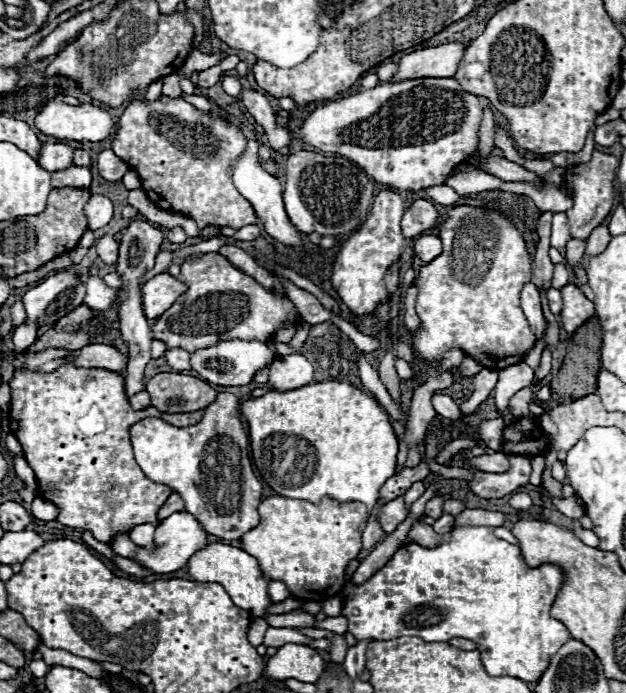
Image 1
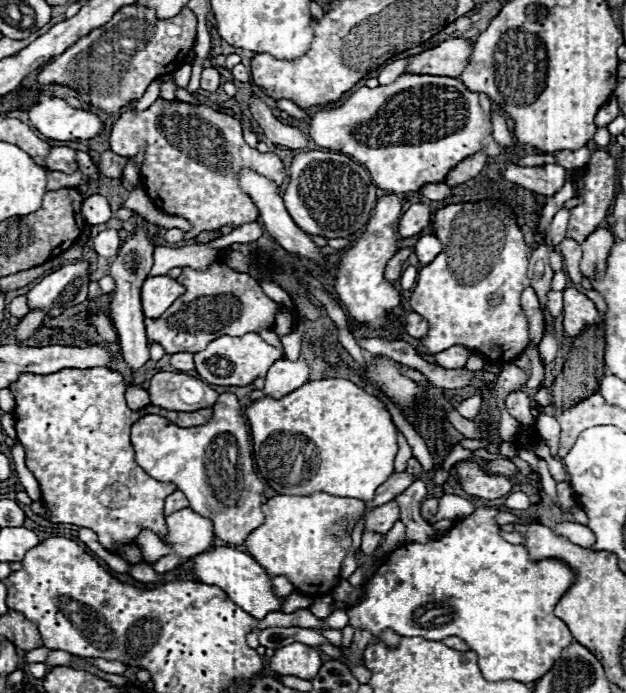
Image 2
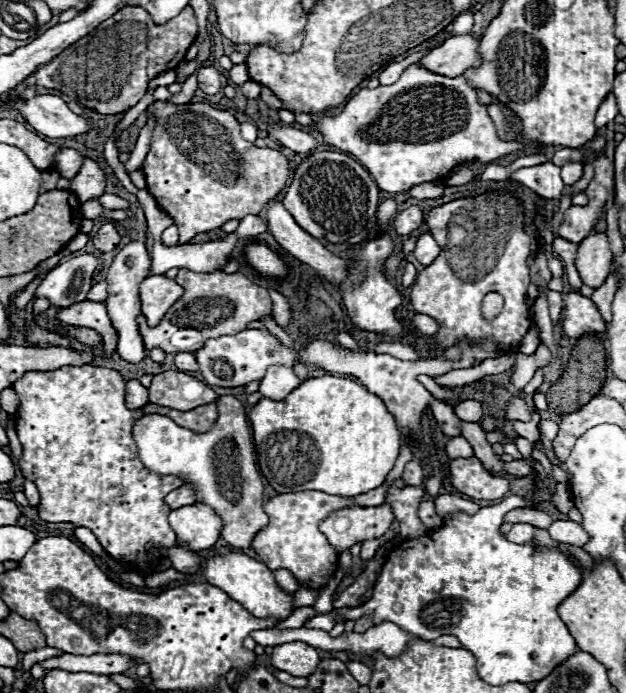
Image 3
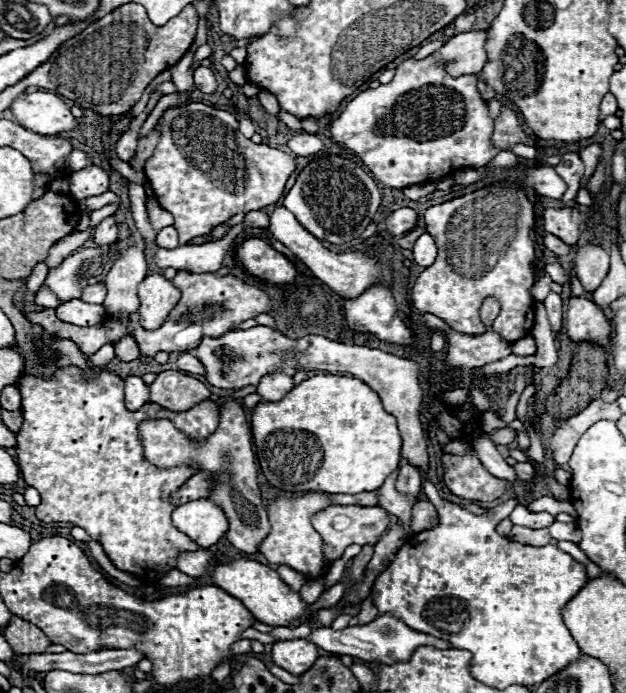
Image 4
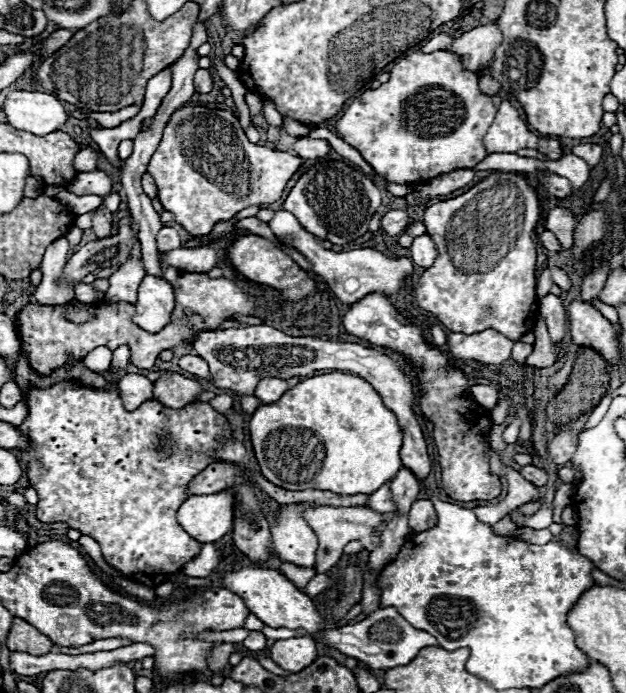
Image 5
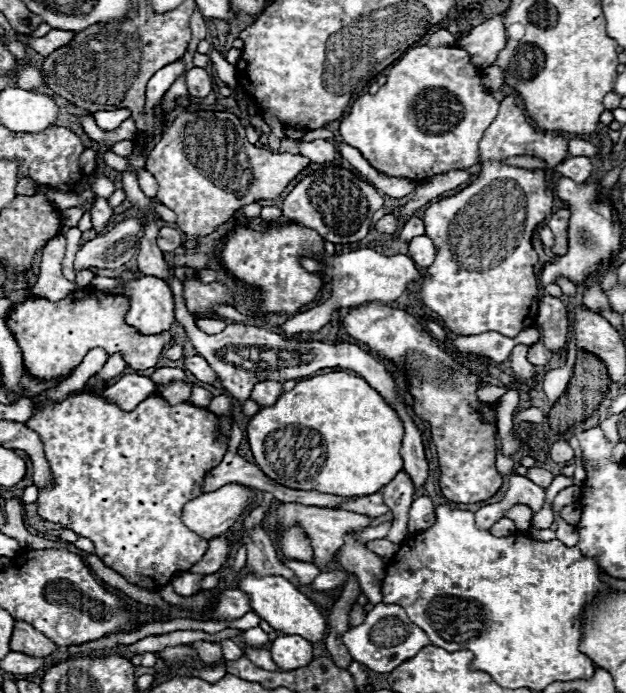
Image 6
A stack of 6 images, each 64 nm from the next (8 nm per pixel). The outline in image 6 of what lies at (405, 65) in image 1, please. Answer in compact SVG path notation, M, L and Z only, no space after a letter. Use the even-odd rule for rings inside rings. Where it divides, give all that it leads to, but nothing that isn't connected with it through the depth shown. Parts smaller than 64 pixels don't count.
M494 16L480 26L472 28L464 38L456 40L458 48L470 52L470 62L476 68L488 68L494 64L498 52L506 46L504 16Z

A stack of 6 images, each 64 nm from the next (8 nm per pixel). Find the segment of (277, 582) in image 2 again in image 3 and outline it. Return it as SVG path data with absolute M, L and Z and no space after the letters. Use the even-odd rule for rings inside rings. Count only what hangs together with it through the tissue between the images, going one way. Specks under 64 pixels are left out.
M276 570L274 574L276 574L276 582L278 582L278 586L280 586L284 592L292 594L292 592L296 592L296 590L300 588L300 584L296 582L296 578L294 578L288 570Z

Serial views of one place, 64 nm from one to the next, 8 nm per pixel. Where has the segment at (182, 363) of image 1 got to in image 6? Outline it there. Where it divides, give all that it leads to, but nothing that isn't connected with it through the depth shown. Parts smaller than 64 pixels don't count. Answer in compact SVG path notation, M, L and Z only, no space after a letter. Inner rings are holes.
M202 356L184 358L184 366L186 366L186 370L190 370L200 382L206 382L206 384L214 384L214 382L216 382L214 370L208 366L208 362L206 362Z

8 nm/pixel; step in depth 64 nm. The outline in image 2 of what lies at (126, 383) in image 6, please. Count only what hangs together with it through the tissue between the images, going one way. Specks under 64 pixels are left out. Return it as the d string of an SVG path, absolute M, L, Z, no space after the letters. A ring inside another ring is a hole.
M128 386L126 390L126 402L132 410L140 410L144 406L150 404L150 398L148 398L148 392L140 386Z

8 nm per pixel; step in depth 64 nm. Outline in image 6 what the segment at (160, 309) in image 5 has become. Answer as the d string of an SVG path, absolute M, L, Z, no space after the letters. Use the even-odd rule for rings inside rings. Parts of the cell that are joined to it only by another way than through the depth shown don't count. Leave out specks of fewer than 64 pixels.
M142 276L128 284L130 310L126 322L142 334L160 334L174 324L174 298L170 286L154 276Z

